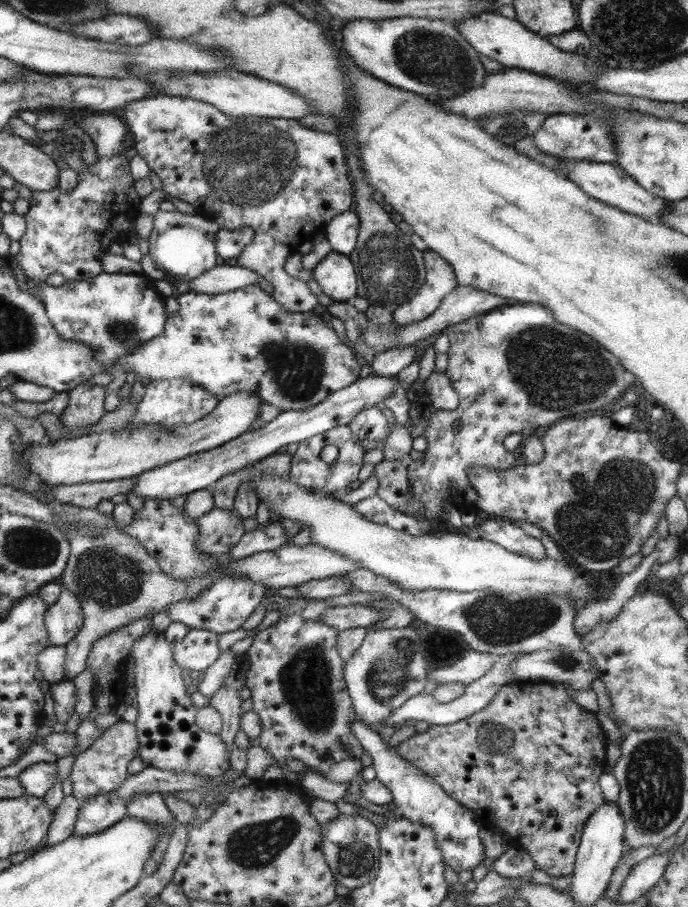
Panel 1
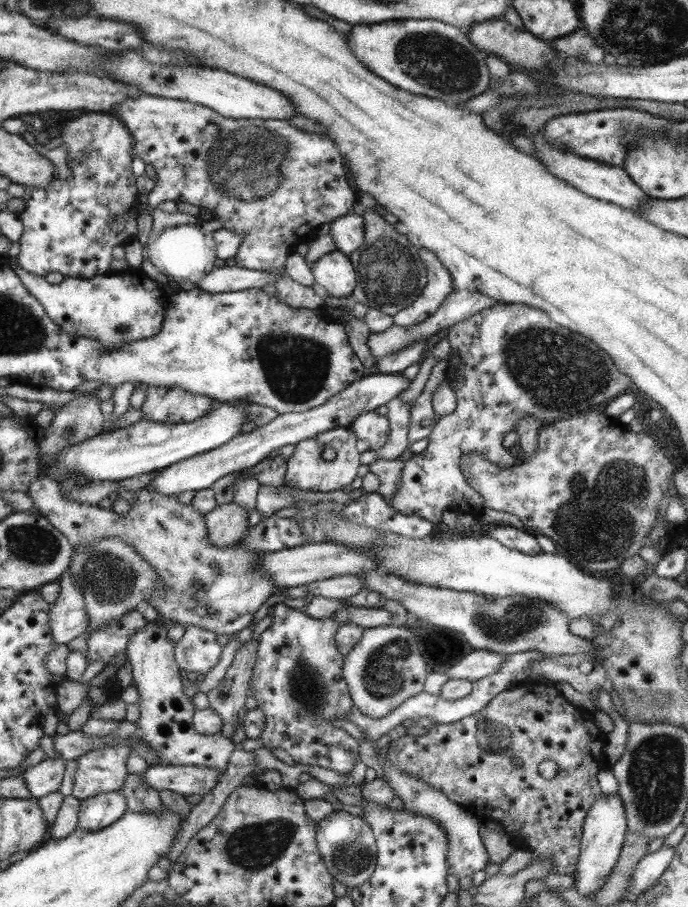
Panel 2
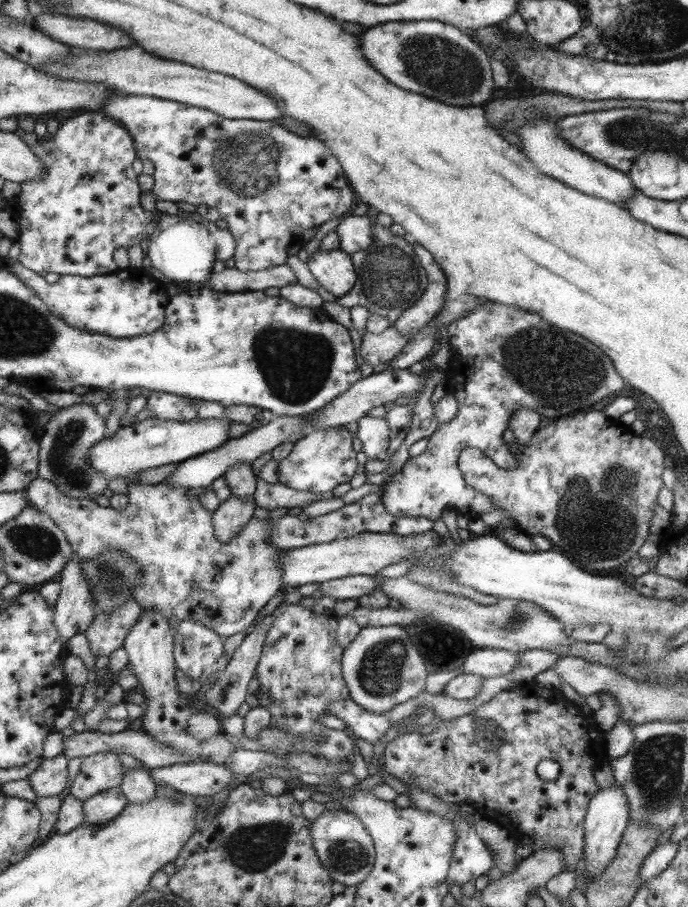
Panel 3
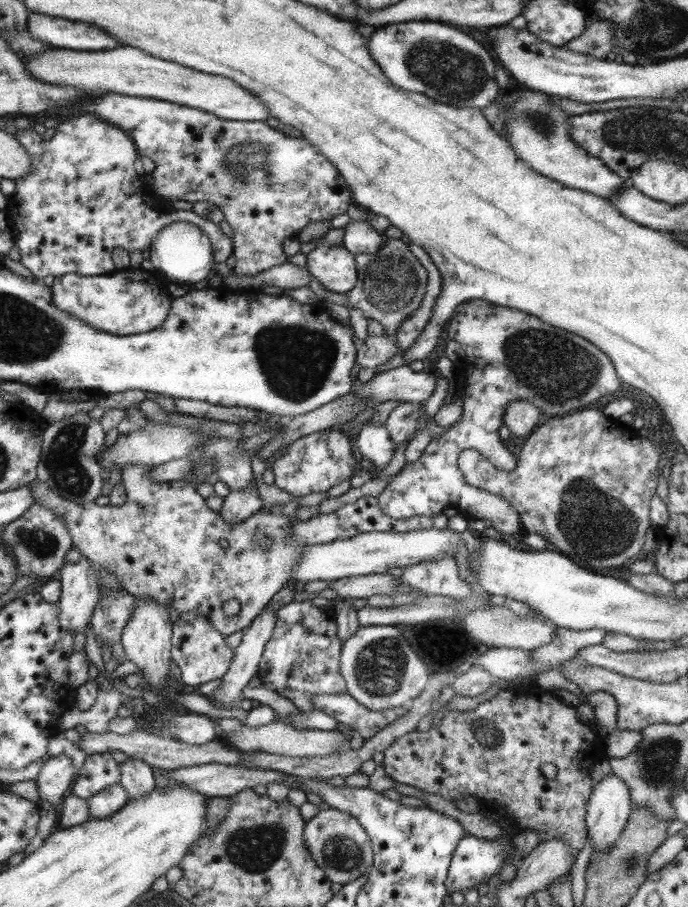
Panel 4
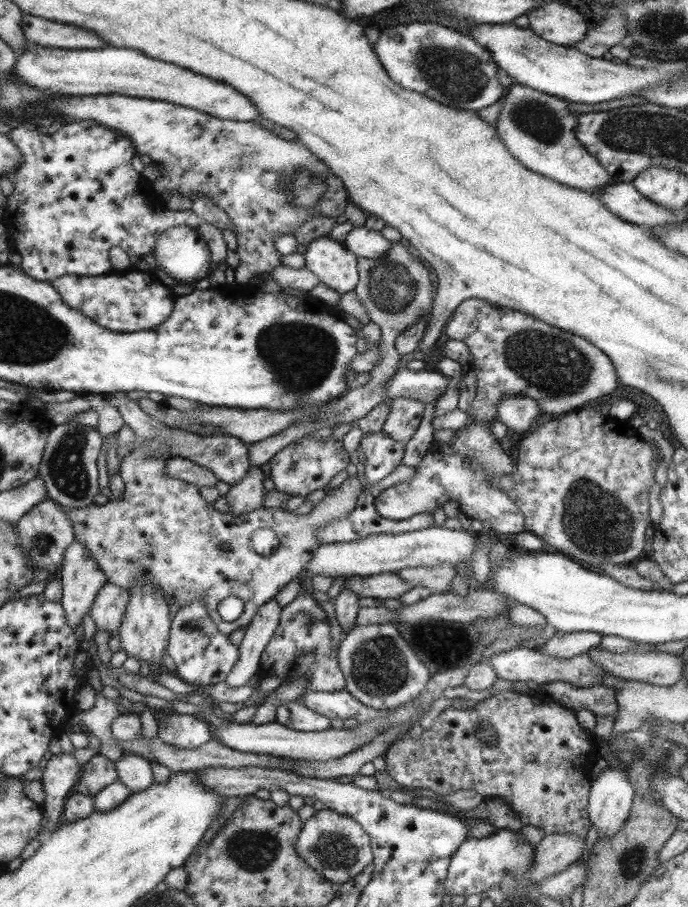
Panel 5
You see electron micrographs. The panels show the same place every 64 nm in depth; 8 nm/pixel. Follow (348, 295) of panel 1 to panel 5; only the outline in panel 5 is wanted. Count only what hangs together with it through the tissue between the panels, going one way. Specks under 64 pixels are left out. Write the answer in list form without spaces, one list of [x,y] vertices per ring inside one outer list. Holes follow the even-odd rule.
[[[317,238],[305,250],[305,268],[313,272],[319,282],[337,294],[355,290],[357,284],[357,266],[355,258],[343,242],[335,242],[331,238]]]

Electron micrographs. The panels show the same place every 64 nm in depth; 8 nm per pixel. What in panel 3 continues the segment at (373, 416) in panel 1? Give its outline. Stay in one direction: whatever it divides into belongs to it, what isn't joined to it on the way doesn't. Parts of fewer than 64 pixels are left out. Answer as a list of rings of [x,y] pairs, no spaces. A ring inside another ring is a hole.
[[[363,416],[357,422],[357,440],[361,442],[361,452],[365,452],[367,460],[385,460],[385,452],[389,448],[389,426],[385,418]]]

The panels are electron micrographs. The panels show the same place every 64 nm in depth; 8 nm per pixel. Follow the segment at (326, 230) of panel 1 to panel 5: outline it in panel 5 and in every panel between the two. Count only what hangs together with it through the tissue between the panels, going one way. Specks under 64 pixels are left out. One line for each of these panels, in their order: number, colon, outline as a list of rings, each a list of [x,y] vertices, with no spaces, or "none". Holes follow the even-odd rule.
2: [[[355,212],[337,218],[329,224],[329,238],[333,238],[337,252],[349,256],[363,244],[363,218]]]
3: [[[347,216],[343,218],[337,228],[339,240],[339,250],[345,254],[355,254],[359,250],[367,250],[373,240],[373,230],[371,230],[371,218],[369,216]]]
4: [[[351,220],[343,226],[343,242],[351,254],[375,254],[383,244],[383,238],[377,230],[373,230],[367,220]]]
5: [[[365,226],[353,228],[347,238],[343,240],[345,248],[349,248],[353,254],[363,258],[381,258],[389,252],[391,242],[381,236],[381,232],[373,232]]]

